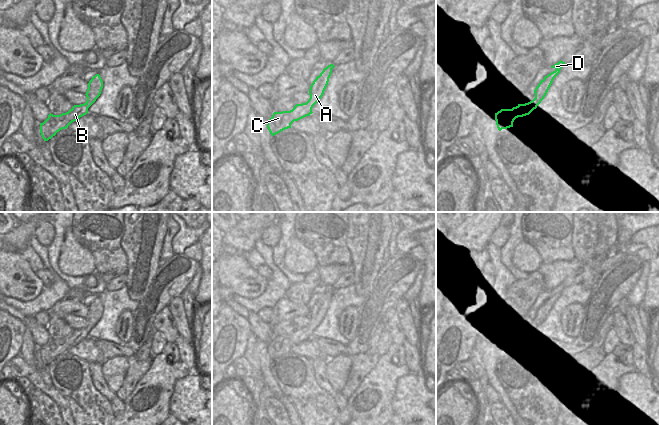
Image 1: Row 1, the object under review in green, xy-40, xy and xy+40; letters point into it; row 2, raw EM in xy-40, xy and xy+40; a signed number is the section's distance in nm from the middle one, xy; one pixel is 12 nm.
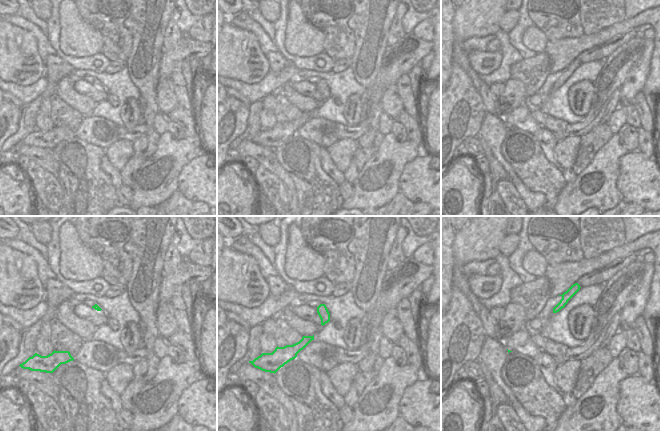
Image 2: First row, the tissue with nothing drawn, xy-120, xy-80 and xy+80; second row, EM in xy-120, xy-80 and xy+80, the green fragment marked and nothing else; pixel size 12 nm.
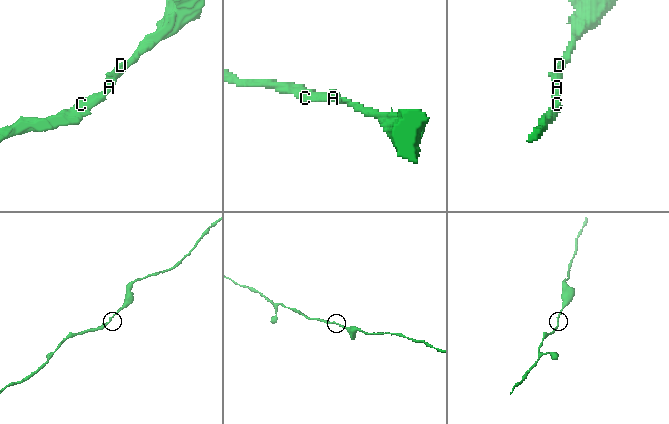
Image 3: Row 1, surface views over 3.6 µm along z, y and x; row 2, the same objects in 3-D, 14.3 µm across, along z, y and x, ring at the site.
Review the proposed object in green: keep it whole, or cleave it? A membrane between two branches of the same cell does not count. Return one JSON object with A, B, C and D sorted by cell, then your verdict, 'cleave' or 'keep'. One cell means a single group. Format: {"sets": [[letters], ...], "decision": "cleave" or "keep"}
{"sets": [["A", "B", "C", "D"]], "decision": "keep"}

